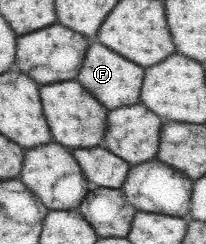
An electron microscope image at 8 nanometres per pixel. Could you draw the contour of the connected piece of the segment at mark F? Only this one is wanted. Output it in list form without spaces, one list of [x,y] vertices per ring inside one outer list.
[[[90,40],[81,60],[75,80],[78,84],[92,95],[105,109],[112,110],[128,104],[138,102],[140,94],[140,82],[142,82],[142,68],[128,62],[123,56],[108,50],[97,40]]]

